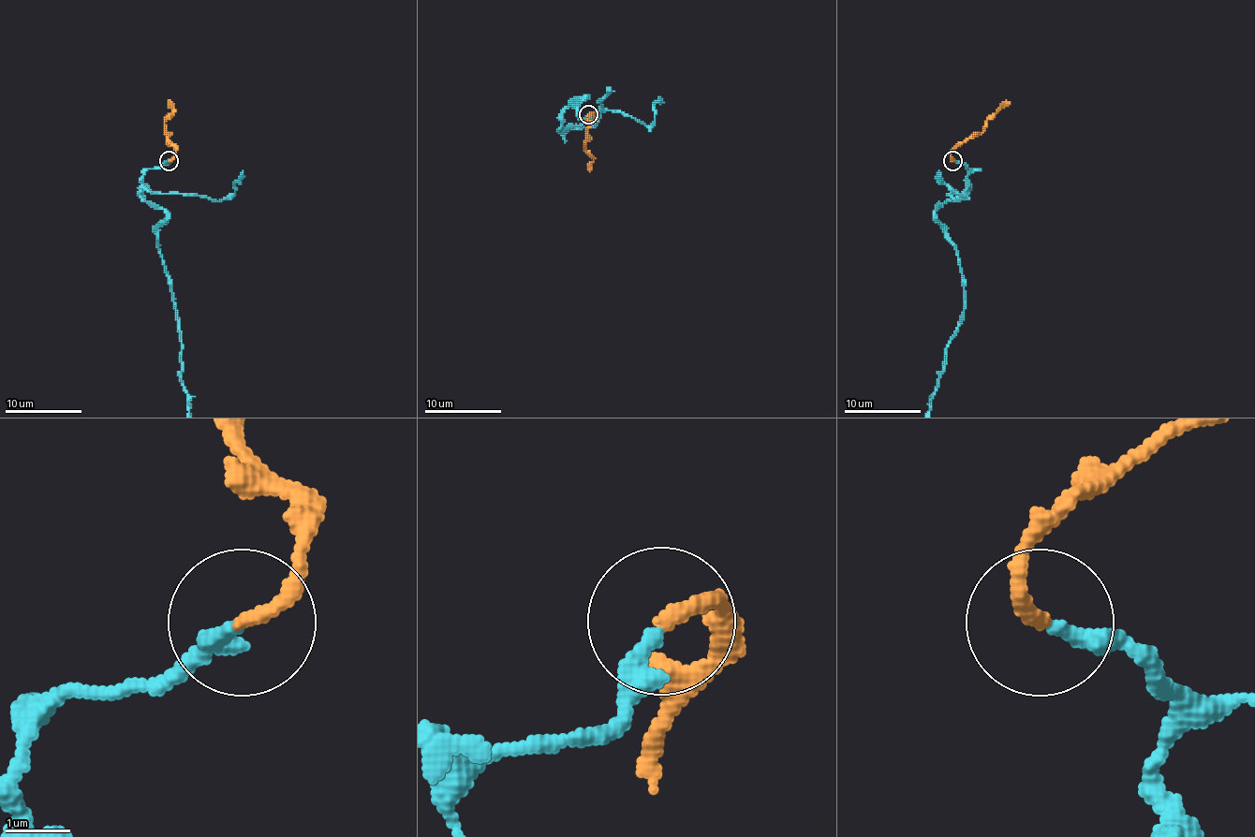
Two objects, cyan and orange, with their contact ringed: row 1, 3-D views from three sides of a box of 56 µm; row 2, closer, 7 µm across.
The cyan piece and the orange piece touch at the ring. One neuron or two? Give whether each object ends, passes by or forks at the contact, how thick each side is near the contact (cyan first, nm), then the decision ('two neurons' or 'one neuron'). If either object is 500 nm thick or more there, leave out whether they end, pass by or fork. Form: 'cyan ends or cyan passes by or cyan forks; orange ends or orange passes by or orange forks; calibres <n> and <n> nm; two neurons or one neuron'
cyan ends; orange ends; calibres 260 and 240 nm; one neuron

